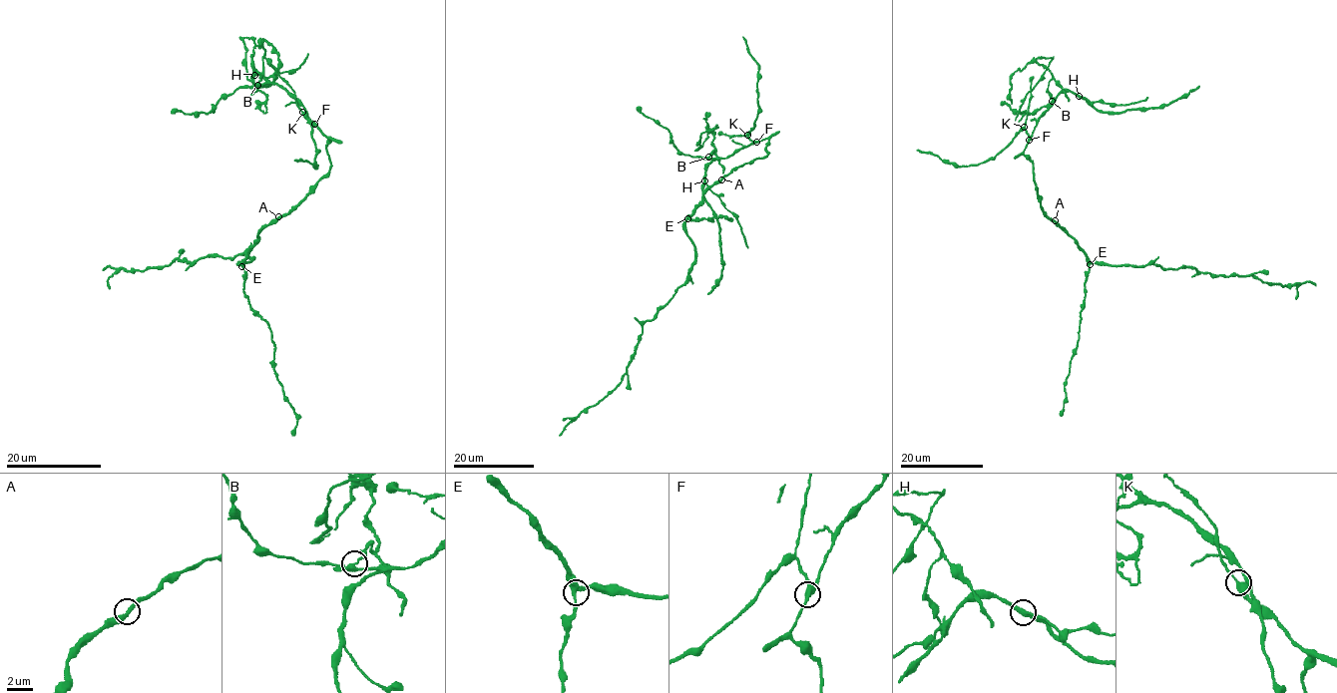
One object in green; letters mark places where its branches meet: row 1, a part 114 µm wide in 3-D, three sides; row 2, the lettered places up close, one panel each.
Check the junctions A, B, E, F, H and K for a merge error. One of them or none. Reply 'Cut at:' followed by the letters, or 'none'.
Cut at: B

